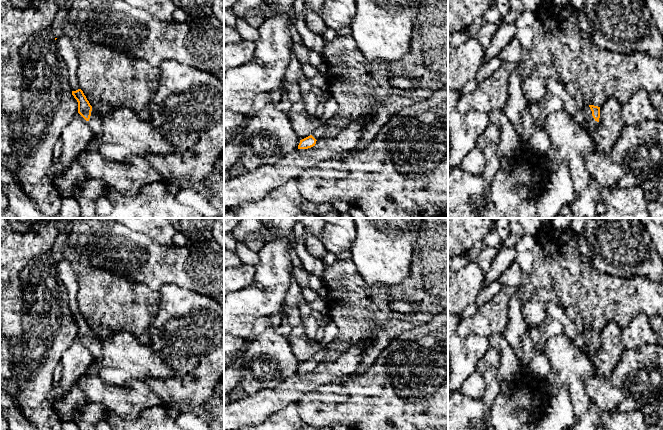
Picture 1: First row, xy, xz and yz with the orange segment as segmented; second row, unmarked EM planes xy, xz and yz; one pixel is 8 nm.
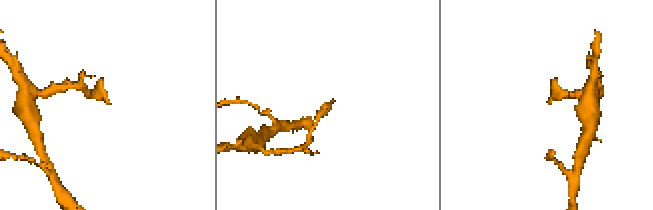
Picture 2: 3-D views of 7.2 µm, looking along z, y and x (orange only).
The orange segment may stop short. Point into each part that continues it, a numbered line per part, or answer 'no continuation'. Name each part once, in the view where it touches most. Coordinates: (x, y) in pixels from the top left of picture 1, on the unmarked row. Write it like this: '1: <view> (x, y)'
1: yz (590, 345)

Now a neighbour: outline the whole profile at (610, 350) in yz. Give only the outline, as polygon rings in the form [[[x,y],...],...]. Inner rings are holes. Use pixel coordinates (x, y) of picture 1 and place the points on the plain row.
[[[610,321],[600,330],[600,342],[596,352],[595,375],[608,378],[622,359],[624,348],[621,343],[622,328],[614,321]]]

